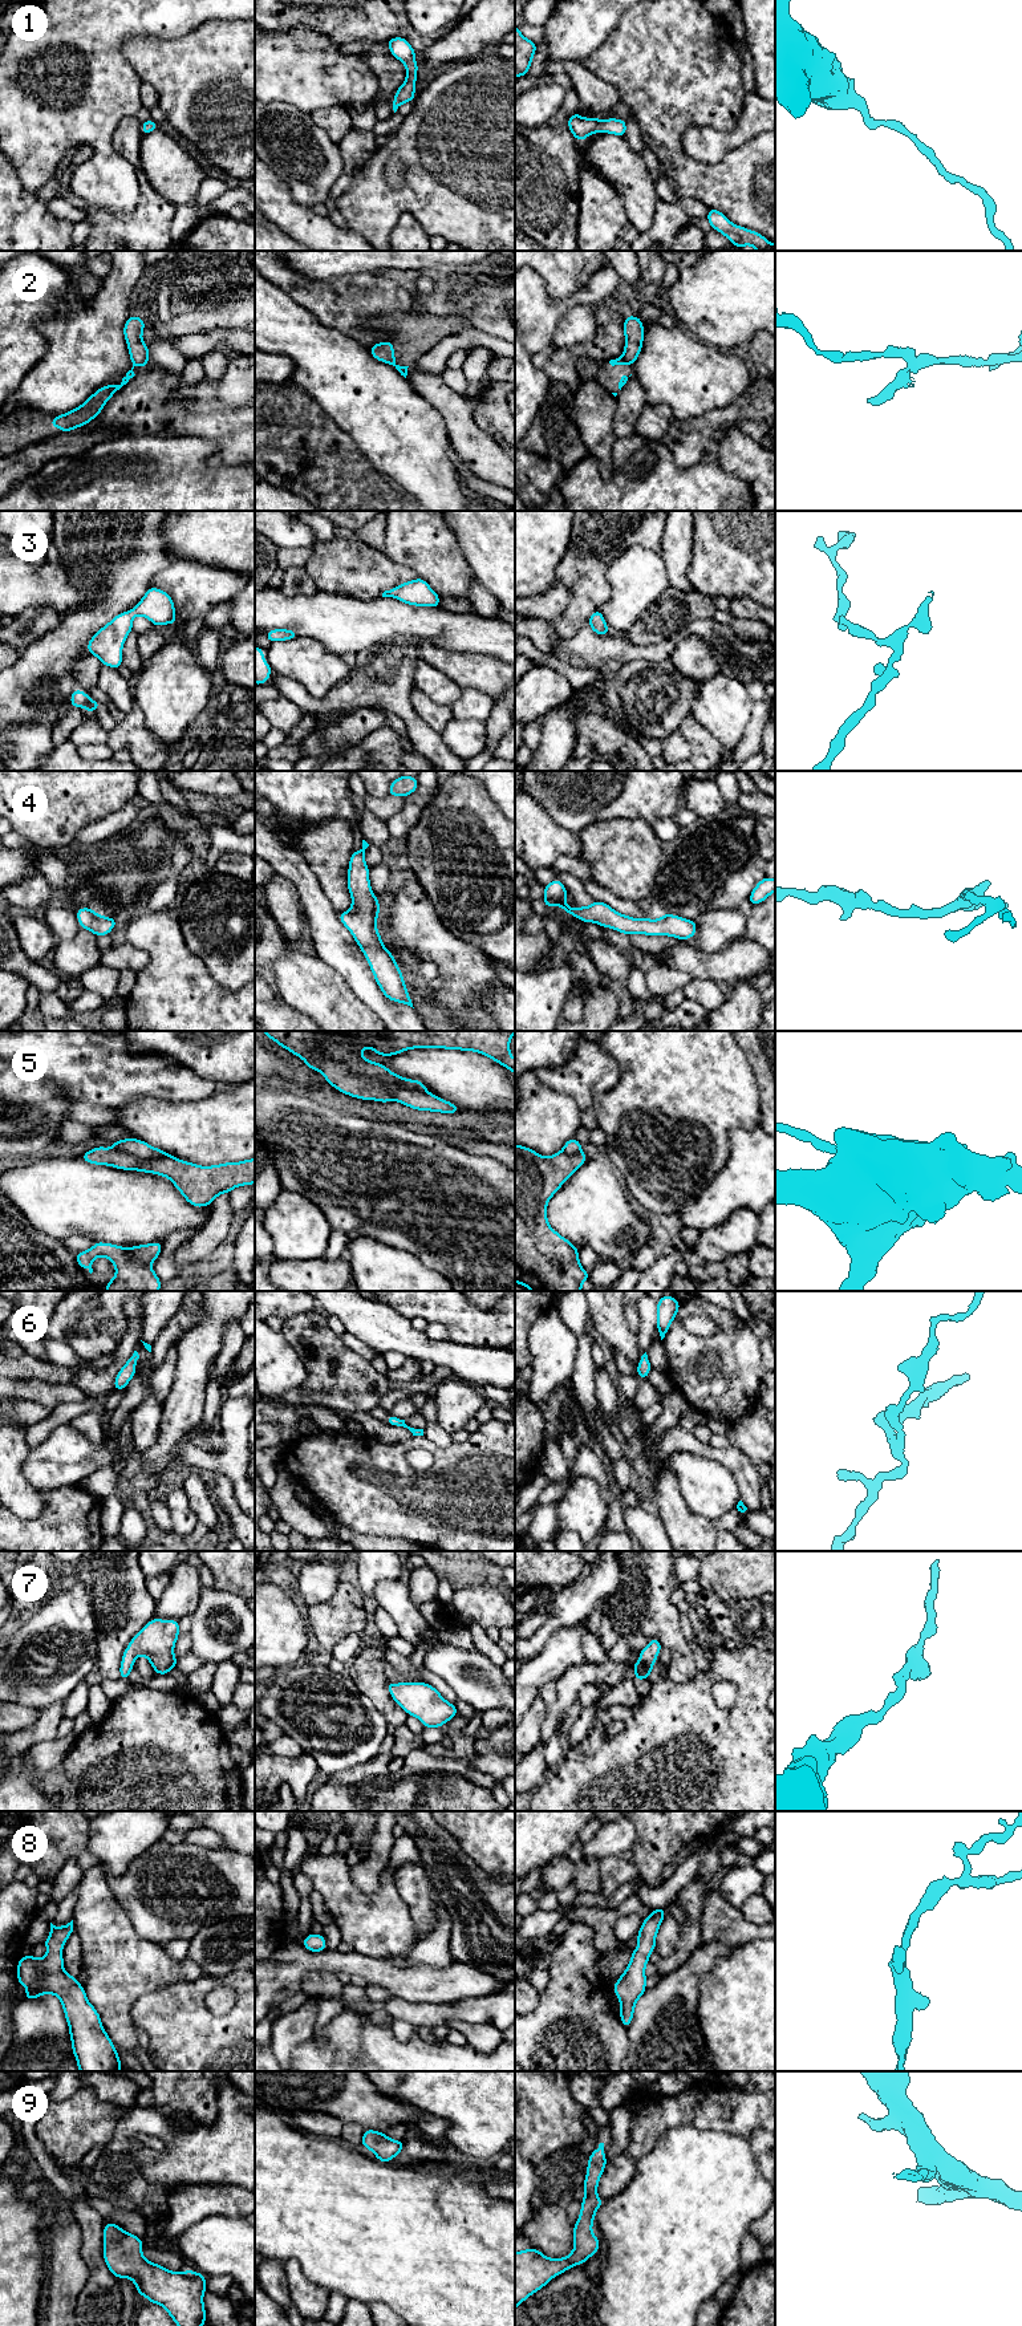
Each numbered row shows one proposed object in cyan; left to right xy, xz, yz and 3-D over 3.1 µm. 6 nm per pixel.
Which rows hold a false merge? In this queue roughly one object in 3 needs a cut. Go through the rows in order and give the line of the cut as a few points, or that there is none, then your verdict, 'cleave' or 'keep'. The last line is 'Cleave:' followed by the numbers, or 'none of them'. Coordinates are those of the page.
1: no cut; keep
2: cut in yz along (621, 357), (627, 362); cleave
3: no cut; keep
4: no cut; keep
5: cut in xy along (112, 1148), (138, 1157), (161, 1159), (169, 1156); cleave
6: no cut; keep
7: no cut; keep
8: no cut; keep
9: no cut; keep
Cleave: 2, 5

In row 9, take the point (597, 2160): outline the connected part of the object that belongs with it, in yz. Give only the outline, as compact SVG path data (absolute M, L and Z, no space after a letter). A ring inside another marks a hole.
M604 2143L589 2156L584 2180L584 2199L577 2223L573 2225L573 2250L564 2258L548 2258L540 2250L530 2248L515 2252L515 2310L546 2286L553 2277L572 2266L581 2265L597 2253L600 2240L592 2232L596 2211L603 2200L597 2196L597 2185L607 2165Z

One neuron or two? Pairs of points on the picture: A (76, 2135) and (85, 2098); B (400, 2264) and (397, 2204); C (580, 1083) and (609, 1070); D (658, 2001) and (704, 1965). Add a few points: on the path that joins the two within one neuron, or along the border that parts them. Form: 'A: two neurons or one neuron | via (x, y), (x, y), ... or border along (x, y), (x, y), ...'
A: one neuron | via (77, 2126), (84, 2119), (84, 2107)
B: one neuron | via (400, 2249), (397, 2219)
C: one neuron | via (587, 1076), (591, 1072), (603, 1072)
D: one neuron | via (669, 1996), (693, 1972)

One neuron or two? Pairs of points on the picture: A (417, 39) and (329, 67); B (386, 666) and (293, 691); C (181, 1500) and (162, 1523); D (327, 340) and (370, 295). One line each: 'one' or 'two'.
A: two
B: one
C: two
D: two

